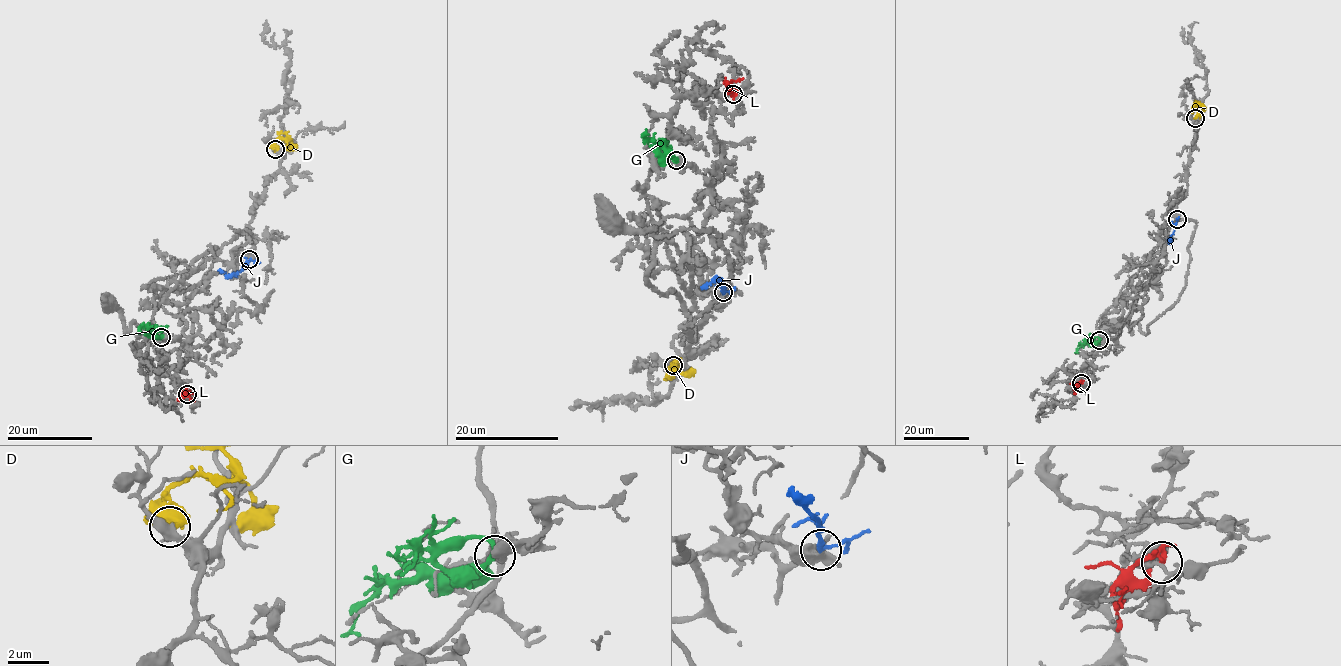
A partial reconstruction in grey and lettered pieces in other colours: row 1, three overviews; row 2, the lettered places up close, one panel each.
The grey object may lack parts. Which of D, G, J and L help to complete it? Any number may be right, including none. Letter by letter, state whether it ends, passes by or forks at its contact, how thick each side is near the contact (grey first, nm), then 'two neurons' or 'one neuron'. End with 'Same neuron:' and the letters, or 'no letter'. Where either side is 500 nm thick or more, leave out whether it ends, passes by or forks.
D: it ends there; 420 nm thick on the grey side, 220 nm on the other; two neurons
G: it ends there; 420 nm thick on the grey side, 320 nm on the other; two neurons
J: it passes by; 260 nm thick on the grey side, 160 nm on the other; one neuron
L: it forks there; 130 nm thick on the grey side, 160 nm on the other; two neurons
Same neuron: J

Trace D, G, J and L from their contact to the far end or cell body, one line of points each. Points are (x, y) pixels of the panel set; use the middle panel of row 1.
D: (673, 364), (669, 374), (670, 366), (676, 362), (677, 367), (689, 376)
G: (676, 160), (666, 155), (665, 150), (662, 155), (651, 141), (646, 140), (645, 129)
J: (723, 293), (724, 288), (715, 279), (702, 288)
L: (734, 94), (730, 89), (730, 82), (742, 78)

